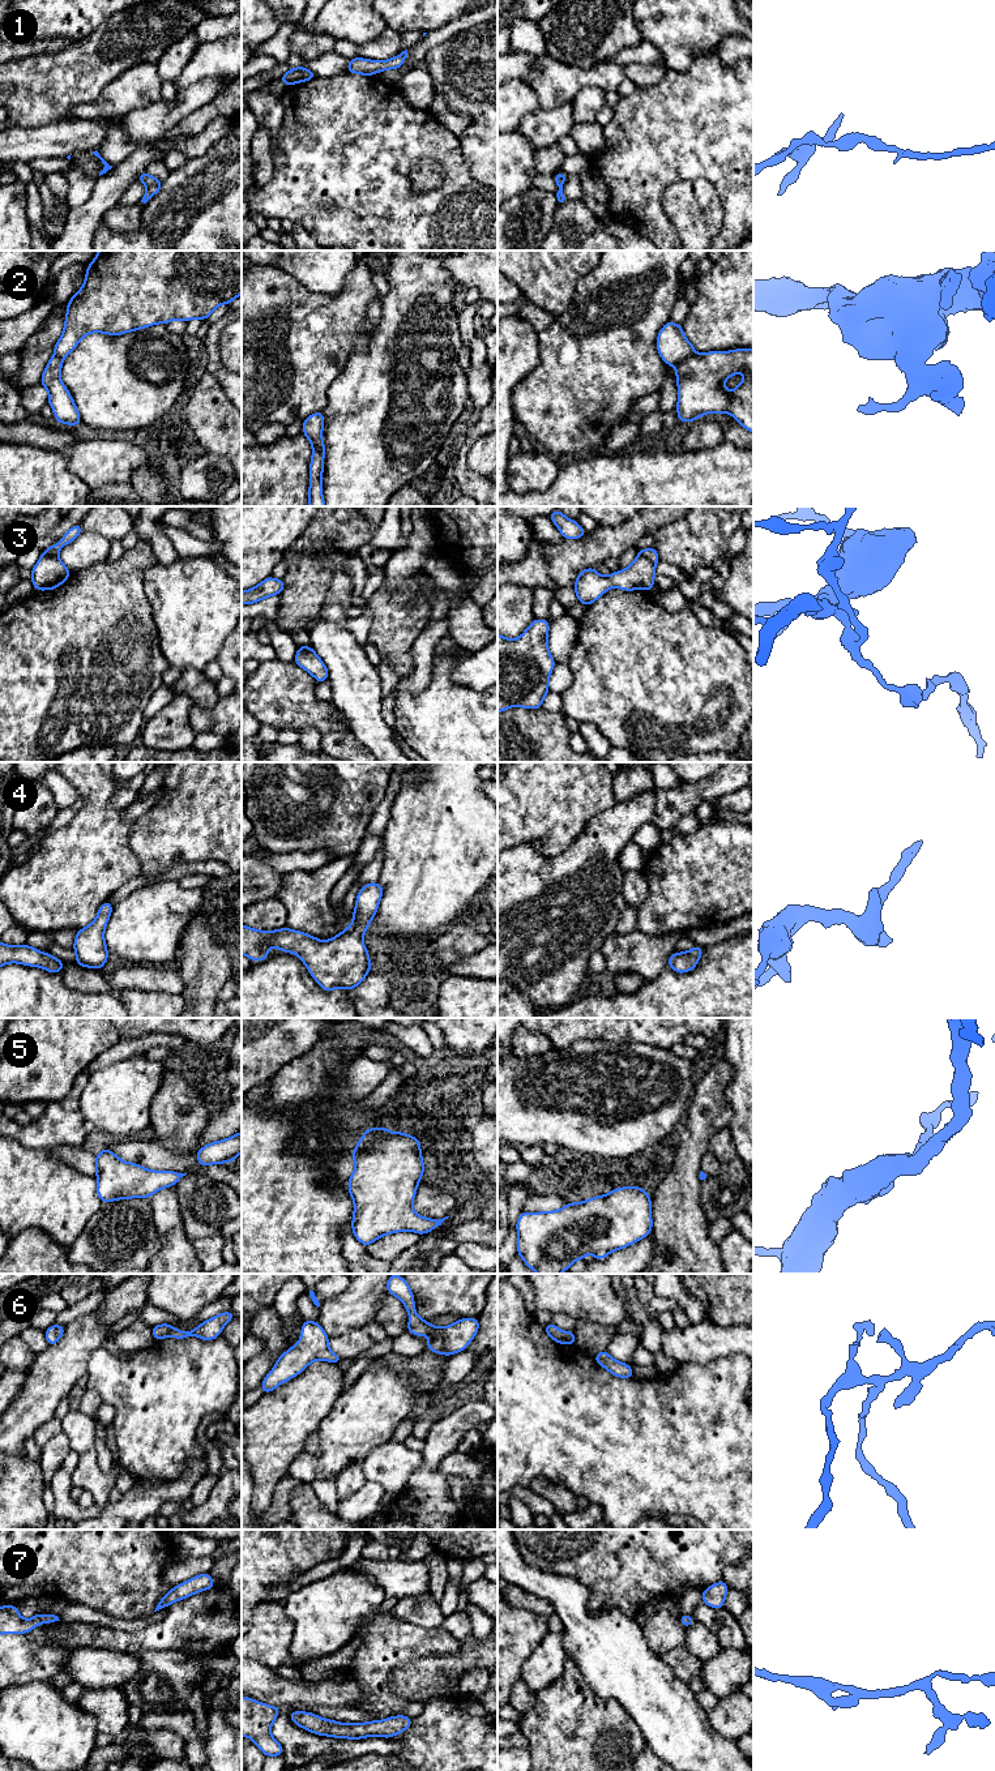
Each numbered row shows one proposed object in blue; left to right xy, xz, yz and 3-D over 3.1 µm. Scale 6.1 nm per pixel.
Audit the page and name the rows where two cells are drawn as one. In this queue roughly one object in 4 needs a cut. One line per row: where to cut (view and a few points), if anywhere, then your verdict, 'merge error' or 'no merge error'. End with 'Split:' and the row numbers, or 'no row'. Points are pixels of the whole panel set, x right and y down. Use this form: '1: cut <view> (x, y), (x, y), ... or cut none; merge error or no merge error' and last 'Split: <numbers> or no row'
1: cut none; no merge error
2: cut yz (695, 354), (683, 358), (675, 364); merge error
3: cut yz (639, 552), (654, 563); merge error
4: cut none; no merge error
5: cut none; no merge error
6: cut none; no merge error
7: cut none; no merge error
Split: 2, 3

